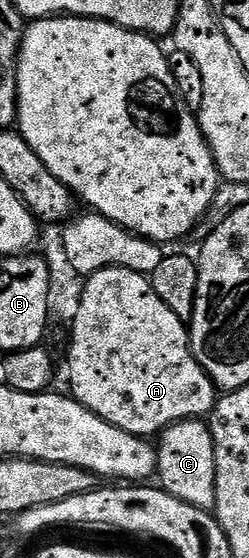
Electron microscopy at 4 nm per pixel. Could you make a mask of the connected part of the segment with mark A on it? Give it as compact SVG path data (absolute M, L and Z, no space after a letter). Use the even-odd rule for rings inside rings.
M110 267L86 277L80 308L69 326L71 349L67 352L67 368L71 371L70 395L103 420L135 436L151 438L179 420L207 418L214 413L217 388L193 354L188 325L184 317L176 314L159 297L146 275L127 268Z

